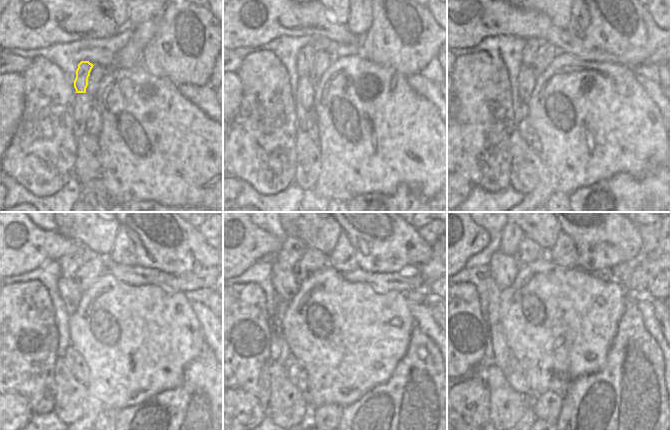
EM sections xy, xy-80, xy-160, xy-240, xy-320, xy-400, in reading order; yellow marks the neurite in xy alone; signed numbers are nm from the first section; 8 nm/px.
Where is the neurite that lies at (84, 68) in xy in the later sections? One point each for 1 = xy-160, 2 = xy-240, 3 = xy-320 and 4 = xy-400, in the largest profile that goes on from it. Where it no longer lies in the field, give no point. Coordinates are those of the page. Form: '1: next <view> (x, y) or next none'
1: next xy-160 (526, 52)
2: next xy-240 (69, 264)
3: next xy-320 (293, 248)
4: next xy-400 (512, 235)

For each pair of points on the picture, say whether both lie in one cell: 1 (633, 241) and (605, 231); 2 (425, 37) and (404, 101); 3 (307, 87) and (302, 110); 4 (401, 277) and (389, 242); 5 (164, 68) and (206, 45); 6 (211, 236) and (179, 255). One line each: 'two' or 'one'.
1: one
2: two
3: one
4: two
5: one
6: two

